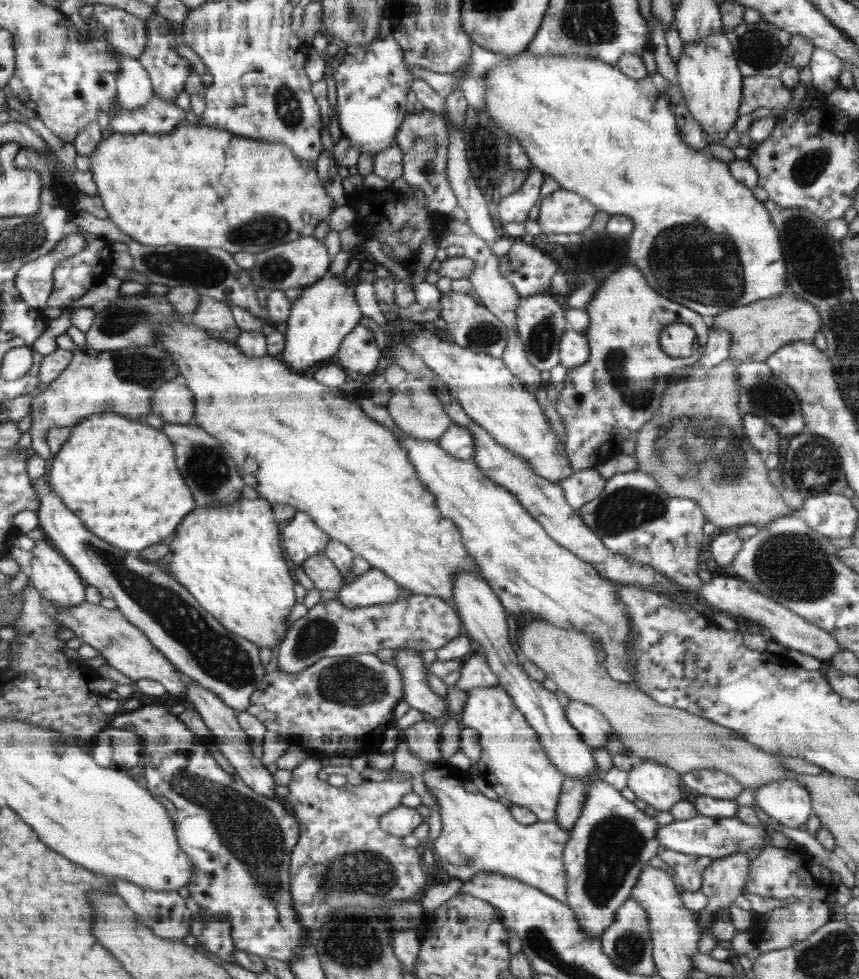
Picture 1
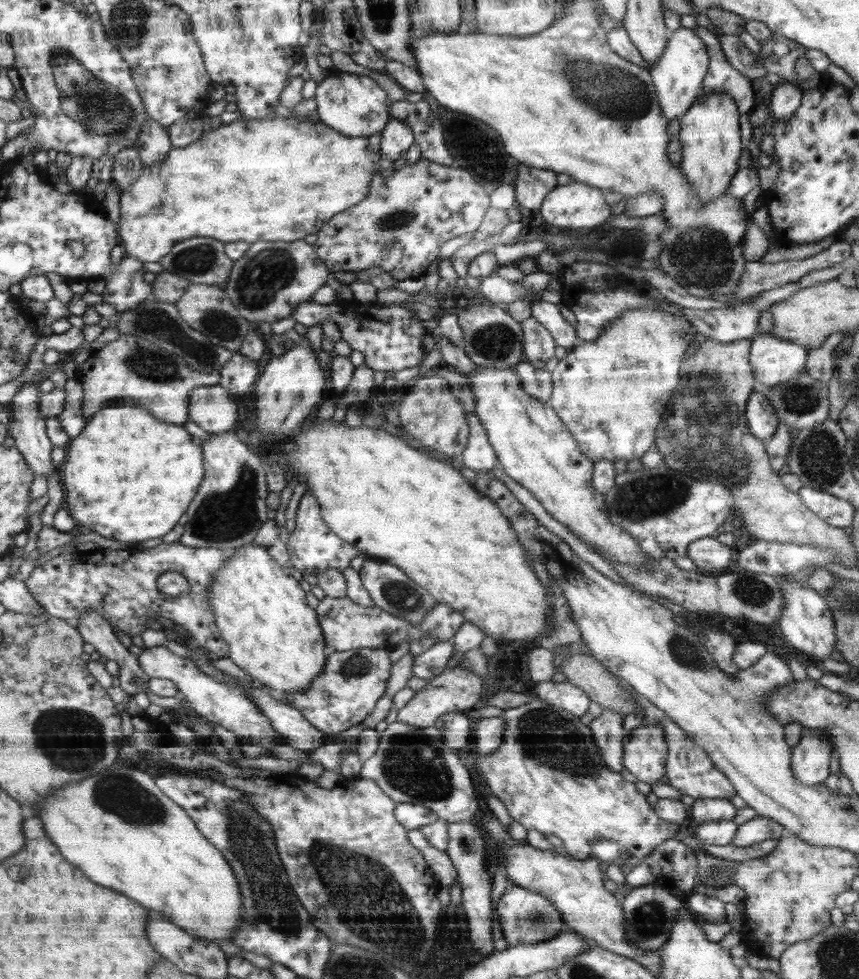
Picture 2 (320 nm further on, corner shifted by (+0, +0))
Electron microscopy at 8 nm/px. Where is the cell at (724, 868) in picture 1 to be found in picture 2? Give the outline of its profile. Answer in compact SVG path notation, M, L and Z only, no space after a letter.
M755 817L738 826L734 846L750 846L769 838L781 838L786 833L785 828L769 818Z

